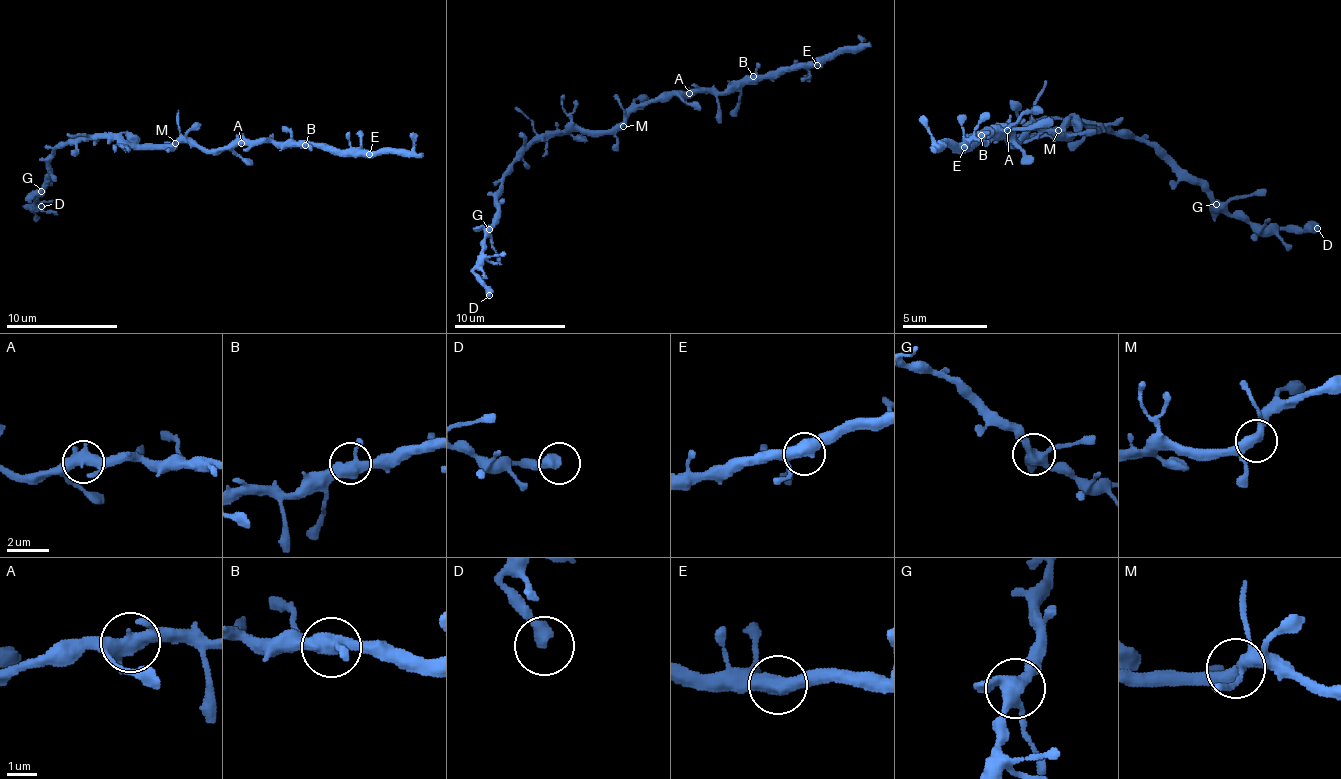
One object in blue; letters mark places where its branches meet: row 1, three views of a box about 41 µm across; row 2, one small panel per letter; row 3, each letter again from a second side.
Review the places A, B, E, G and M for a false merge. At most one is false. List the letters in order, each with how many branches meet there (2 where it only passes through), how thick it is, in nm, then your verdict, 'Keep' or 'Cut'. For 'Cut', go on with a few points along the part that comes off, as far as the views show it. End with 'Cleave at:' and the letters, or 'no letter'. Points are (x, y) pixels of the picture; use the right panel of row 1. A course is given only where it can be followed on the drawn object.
A: Branches: 4. Thickness 420 nm. Keep
B: Branches: 3. Thickness 420 nm. Keep
E: Branches: 4. Thickness 400 nm. Keep
G: Branches: 4. Thickness 420 nm. Keep
M: Branches: 4. Thickness 320 nm. Keep
Cleave at: no letter

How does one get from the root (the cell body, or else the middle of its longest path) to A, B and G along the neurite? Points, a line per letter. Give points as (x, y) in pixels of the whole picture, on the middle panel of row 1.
A: (620, 123), (631, 112), (659, 98), (689, 93)
B: (620, 123), (631, 112), (659, 98), (689, 93), (734, 93), (753, 76)
G: (620, 123), (606, 131), (542, 134), (503, 179), (498, 220), (489, 229)

